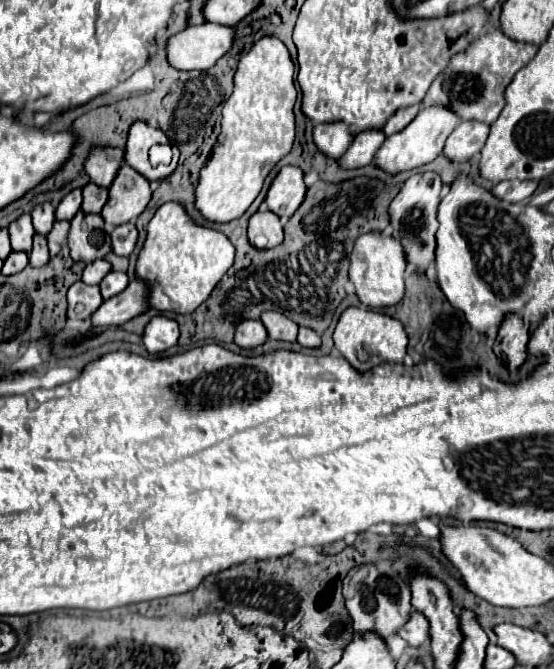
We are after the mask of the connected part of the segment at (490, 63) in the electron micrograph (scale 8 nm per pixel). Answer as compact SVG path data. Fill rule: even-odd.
M502 31L486 33L482 35L482 39L478 39L478 43L472 43L466 51L450 59L450 67L446 67L446 71L442 71L438 79L434 79L430 91L426 91L426 99L422 101L422 107L432 107L432 105L450 107L450 111L454 111L460 121L476 119L490 125L492 121L496 121L496 117L504 107L506 87L514 79L516 71L528 65L528 57L534 57L536 51L538 47L512 41Z

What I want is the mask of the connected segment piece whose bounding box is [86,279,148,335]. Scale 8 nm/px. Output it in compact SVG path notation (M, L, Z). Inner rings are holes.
M132 279L126 291L106 299L98 307L98 311L90 319L92 327L86 331L86 335L96 335L98 327L122 325L146 309L148 309L146 307L146 285L138 279Z

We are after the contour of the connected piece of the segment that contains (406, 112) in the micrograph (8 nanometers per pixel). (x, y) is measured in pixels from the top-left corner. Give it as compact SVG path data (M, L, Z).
M412 105L412 107L406 107L406 109L402 109L402 111L396 111L396 113L388 119L388 123L384 125L384 135L390 137L390 135L402 131L402 129L414 119L414 115L418 113L418 109L420 109L418 105Z

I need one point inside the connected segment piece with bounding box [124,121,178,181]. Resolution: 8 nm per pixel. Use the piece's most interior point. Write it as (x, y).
(141, 136)

